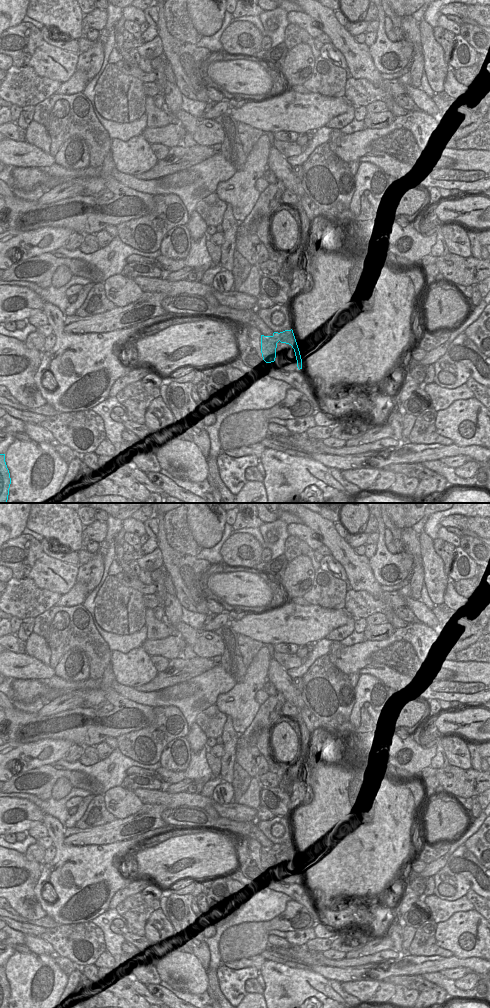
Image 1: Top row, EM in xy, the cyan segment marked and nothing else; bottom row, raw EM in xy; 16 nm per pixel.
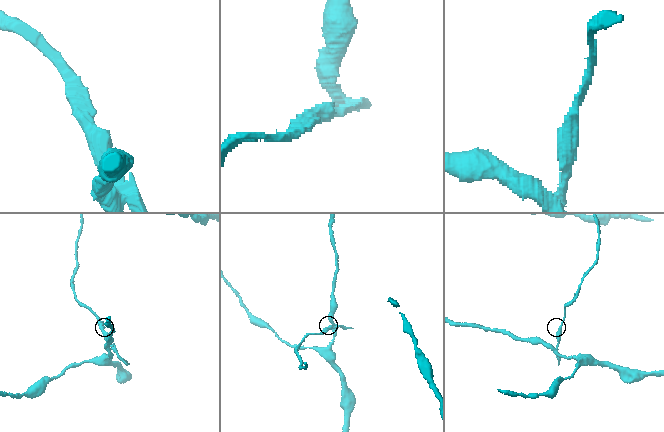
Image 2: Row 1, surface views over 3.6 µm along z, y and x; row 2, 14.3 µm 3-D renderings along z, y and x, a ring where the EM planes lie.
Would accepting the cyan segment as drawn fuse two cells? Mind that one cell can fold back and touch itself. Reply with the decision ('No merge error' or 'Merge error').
Merge error.

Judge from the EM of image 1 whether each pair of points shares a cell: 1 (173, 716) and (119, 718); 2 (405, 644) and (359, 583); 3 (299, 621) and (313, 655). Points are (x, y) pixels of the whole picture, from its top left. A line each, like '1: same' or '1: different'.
1: different
2: different
3: different

